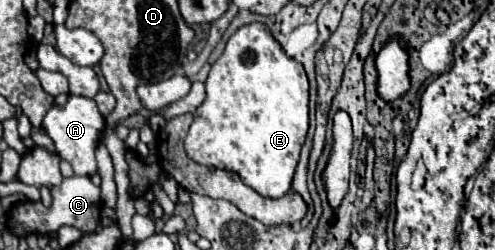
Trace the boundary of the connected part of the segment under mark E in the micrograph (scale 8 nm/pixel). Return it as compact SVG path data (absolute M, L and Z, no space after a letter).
M252 22L238 28L226 42L224 54L212 64L206 80L206 100L196 108L194 122L184 140L186 154L208 168L230 170L260 196L284 196L296 172L300 148L308 134L308 78L304 66L288 58L266 24Z

